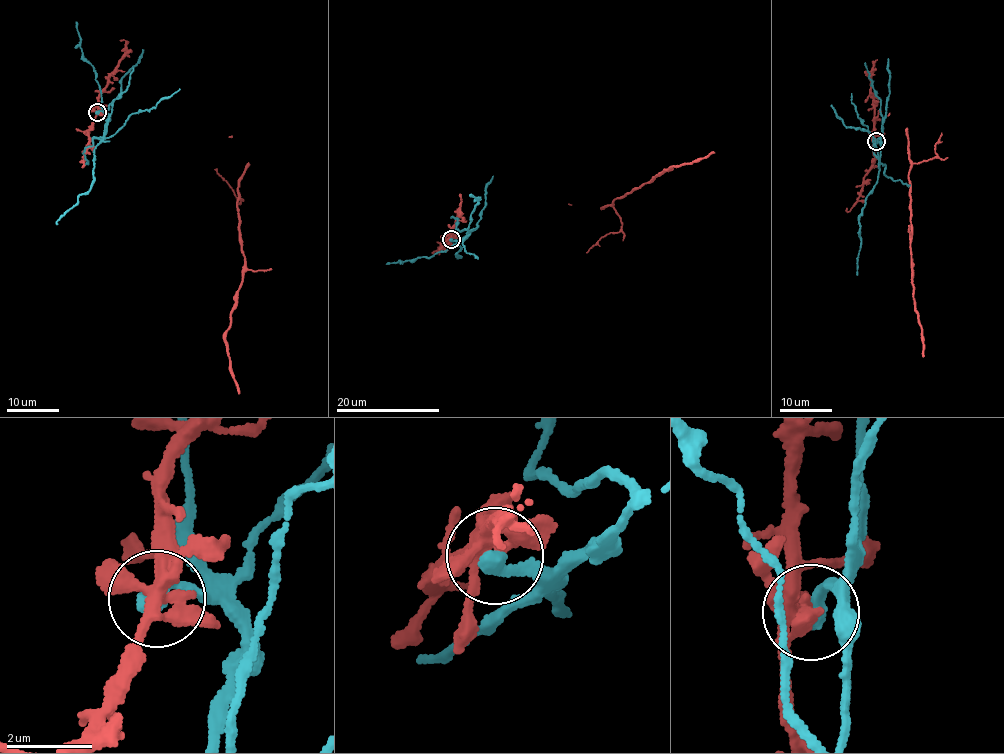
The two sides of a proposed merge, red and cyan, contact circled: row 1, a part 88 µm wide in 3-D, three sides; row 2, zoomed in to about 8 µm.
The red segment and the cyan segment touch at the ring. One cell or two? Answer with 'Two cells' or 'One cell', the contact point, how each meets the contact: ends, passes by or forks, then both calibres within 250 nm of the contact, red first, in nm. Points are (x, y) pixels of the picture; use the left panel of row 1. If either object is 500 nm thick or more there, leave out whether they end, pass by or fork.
Two cells. Place: (97, 112). At the ring red forks. At the ring cyan ends. Thickness 360 nm (red) against 400 nm

